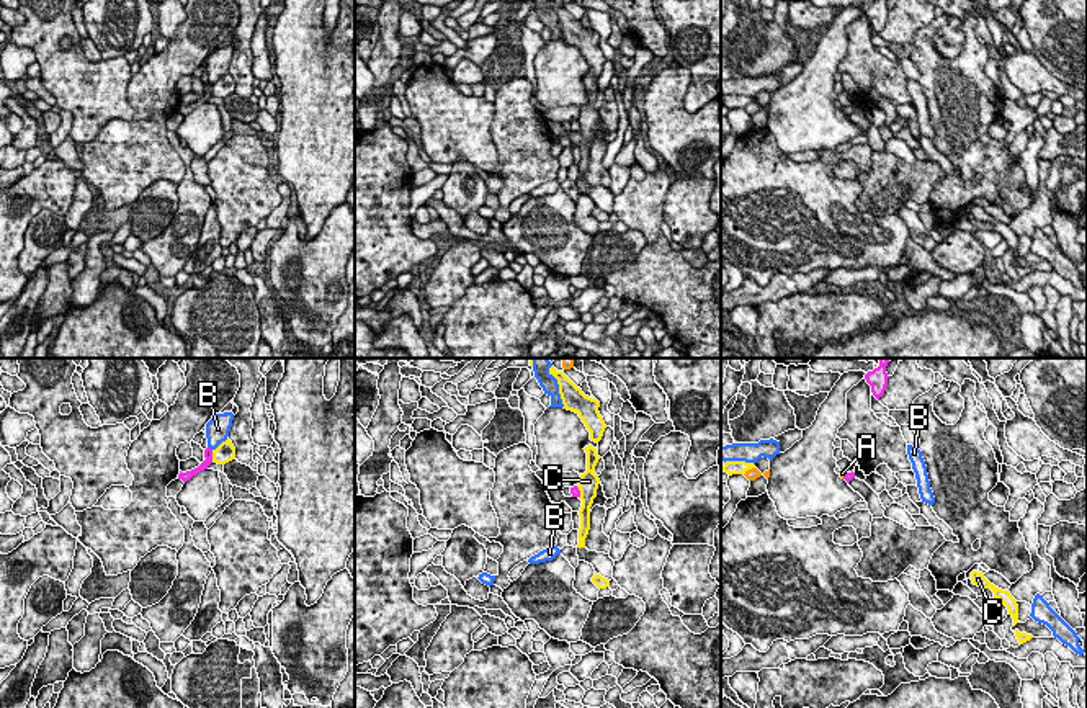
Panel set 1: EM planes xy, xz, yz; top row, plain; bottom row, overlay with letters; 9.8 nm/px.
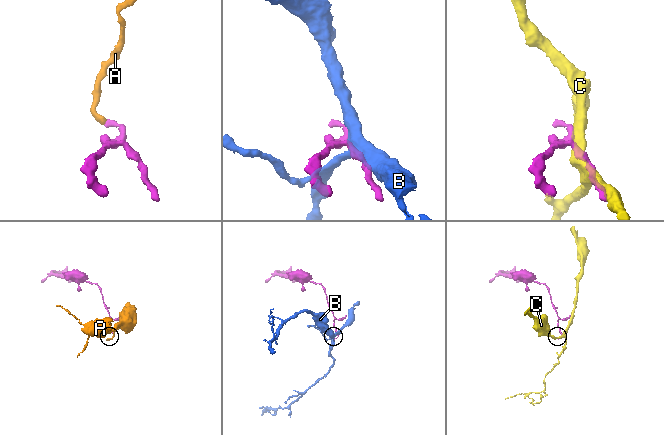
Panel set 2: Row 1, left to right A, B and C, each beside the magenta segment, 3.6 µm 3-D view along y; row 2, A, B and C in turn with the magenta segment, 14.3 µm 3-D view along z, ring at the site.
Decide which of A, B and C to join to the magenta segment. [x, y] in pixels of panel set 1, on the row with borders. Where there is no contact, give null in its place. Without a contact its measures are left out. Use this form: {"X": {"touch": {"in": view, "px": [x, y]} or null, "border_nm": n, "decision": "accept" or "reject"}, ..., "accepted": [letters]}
{"A": {"touch": {"in": "yz", "px": [844, 476]}, "border_nm": 70, "decision": "accept"}, "B": {"touch": {"in": "xy", "px": [210, 448]}, "border_nm": 60, "decision": "reject"}, "C": {"touch": {"in": "xy", "px": [211, 457]}, "border_nm": 130, "decision": "reject"}, "accepted": ["A"]}

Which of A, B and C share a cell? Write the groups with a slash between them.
A / B / C

